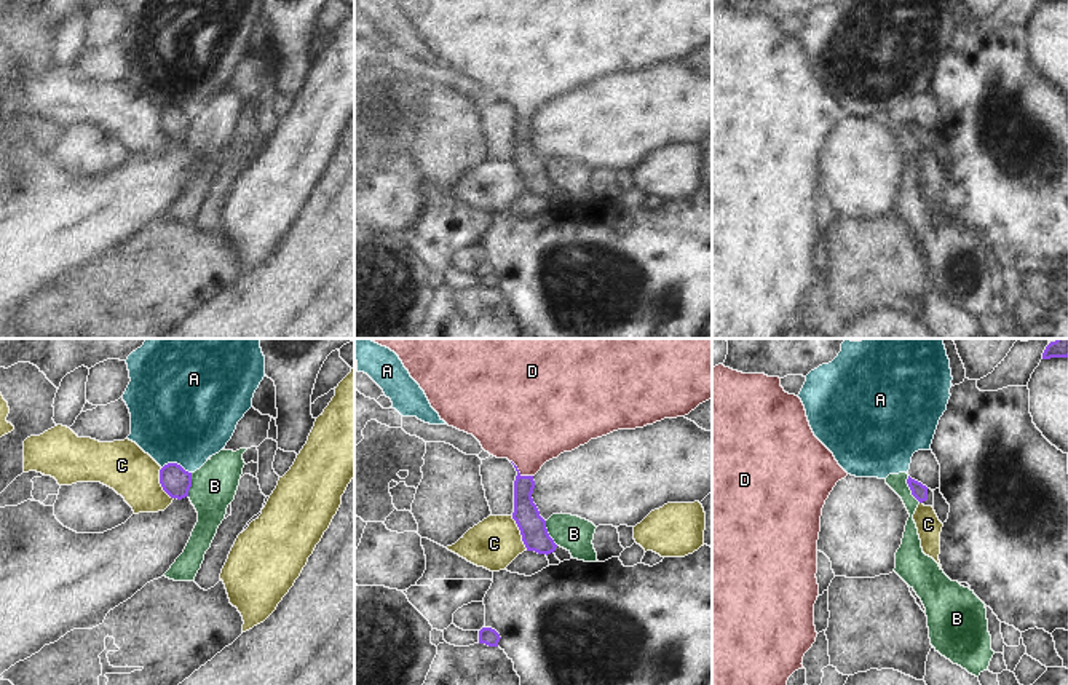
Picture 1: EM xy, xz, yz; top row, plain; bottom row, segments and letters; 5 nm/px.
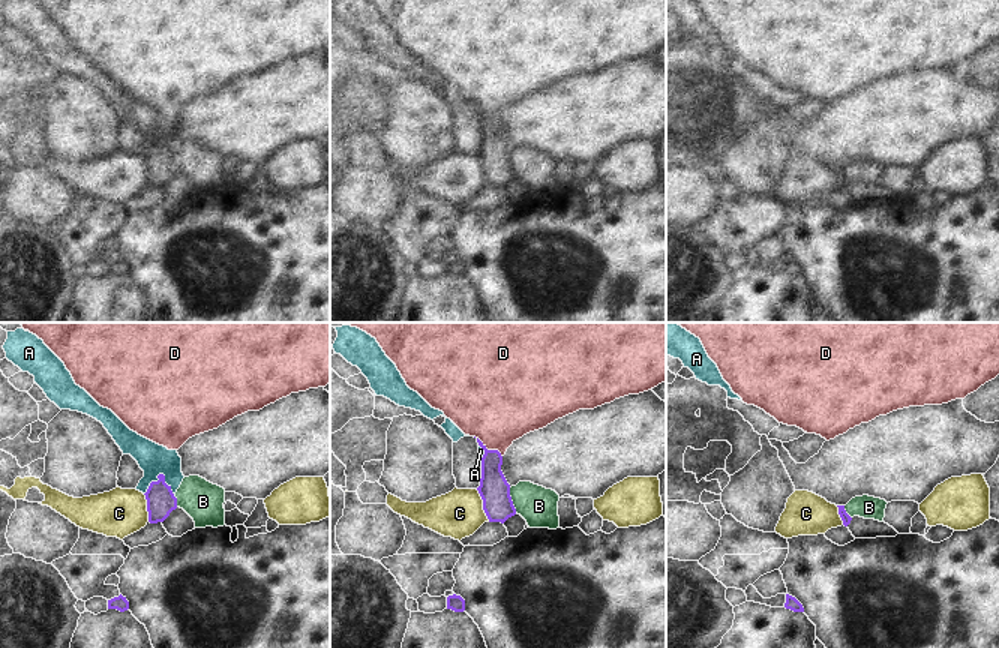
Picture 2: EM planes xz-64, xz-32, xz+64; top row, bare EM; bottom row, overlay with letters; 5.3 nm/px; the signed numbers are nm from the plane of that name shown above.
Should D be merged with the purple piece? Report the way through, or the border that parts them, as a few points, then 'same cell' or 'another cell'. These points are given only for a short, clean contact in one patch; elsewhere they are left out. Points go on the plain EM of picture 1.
way xz (526, 155), (519, 115), (527, 107), (529, 67); same cell

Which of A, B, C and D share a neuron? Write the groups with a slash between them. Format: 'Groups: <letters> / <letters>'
Groups: A / B / C / D

